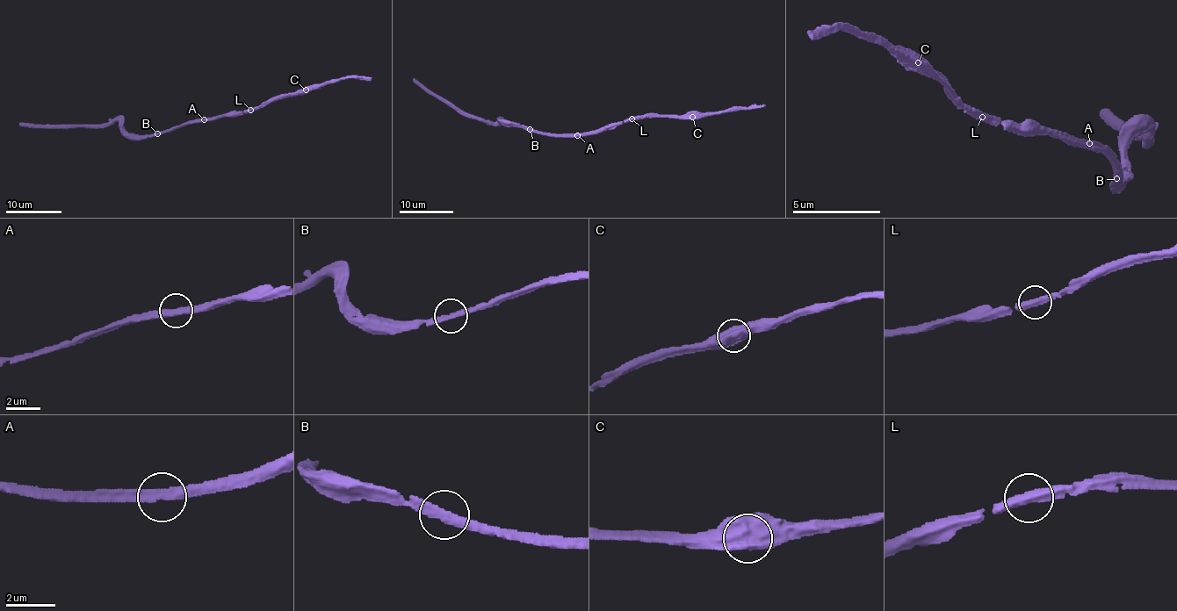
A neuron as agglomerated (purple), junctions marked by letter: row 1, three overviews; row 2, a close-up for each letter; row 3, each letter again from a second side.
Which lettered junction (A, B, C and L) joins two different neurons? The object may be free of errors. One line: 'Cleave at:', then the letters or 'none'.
Cleave at: none

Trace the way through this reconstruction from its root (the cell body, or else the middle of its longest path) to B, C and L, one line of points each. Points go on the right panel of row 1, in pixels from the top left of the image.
B: (1084, 147), (1101, 147), (1110, 159), (1118, 161), (1116, 173), (1121, 171), (1115, 179)
C: (1084, 147), (1025, 129), (1010, 130), (967, 113), (949, 87), (923, 75), (919, 63)
L: (1084, 147), (1068, 146), (1057, 138), (1041, 136), (1025, 129), (1010, 130), (999, 122), (992, 124), (981, 115)

